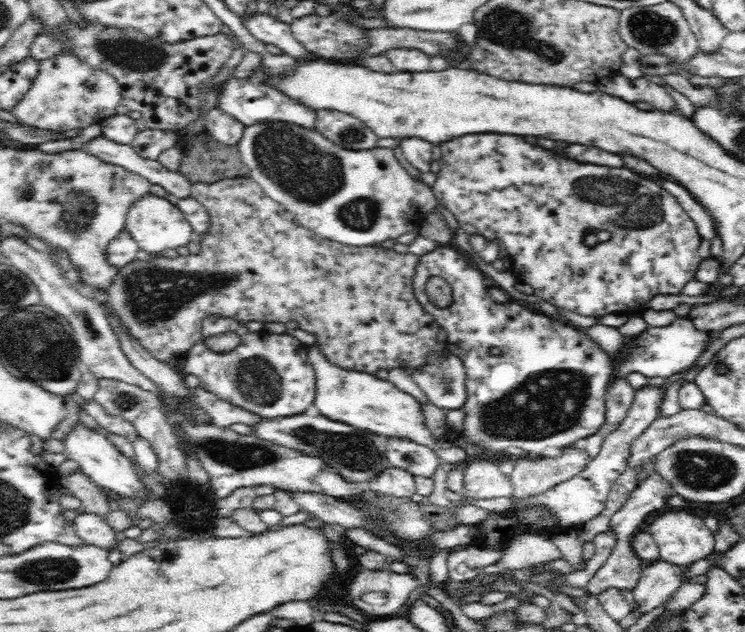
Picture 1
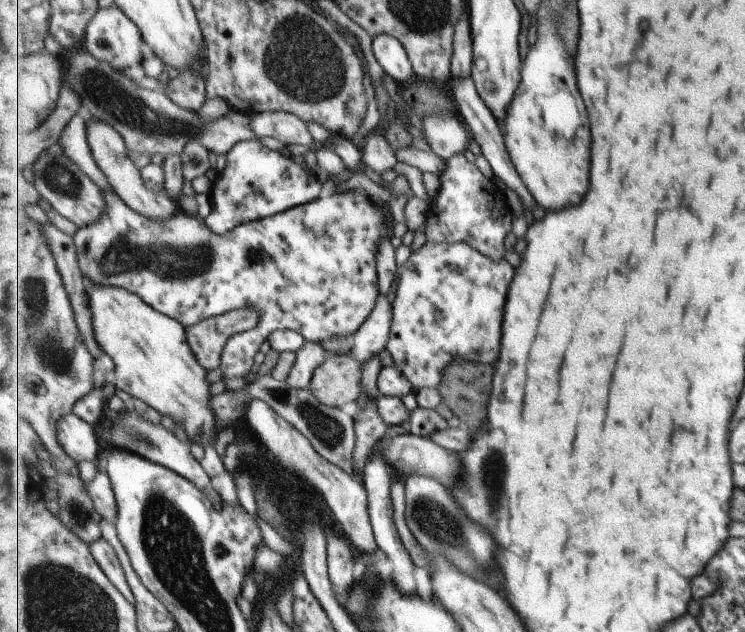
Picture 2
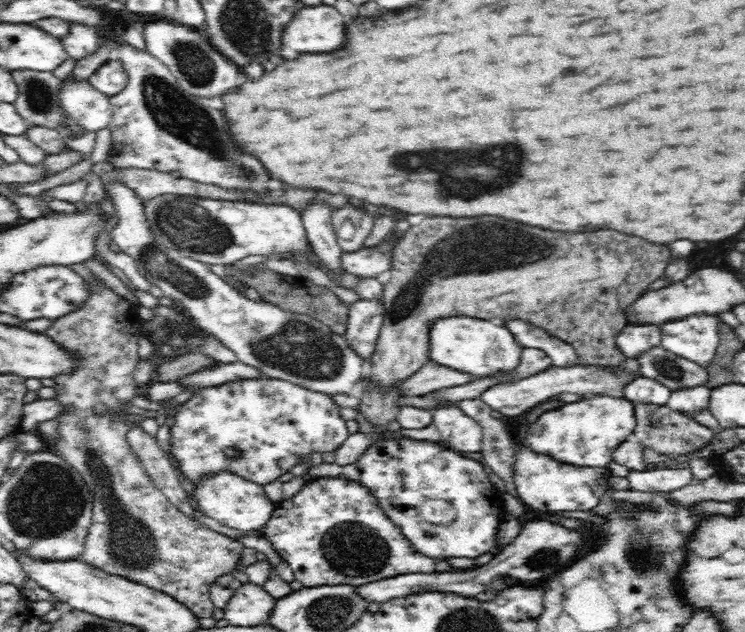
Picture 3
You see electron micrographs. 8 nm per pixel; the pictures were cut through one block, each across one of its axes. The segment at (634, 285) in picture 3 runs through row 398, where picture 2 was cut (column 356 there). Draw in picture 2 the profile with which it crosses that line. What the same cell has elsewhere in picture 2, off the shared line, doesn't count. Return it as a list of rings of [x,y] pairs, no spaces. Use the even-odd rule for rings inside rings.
[[[353,354],[331,355],[313,373],[309,390],[330,407],[357,401],[363,391],[362,365]]]

